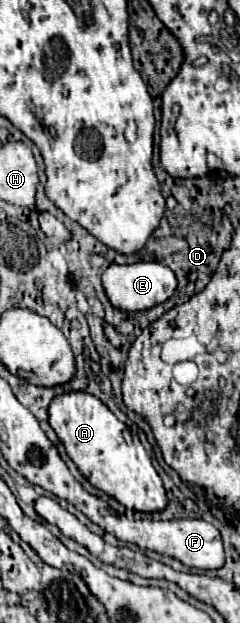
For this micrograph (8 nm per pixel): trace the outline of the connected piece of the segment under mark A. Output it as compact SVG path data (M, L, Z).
M66 392L54 396L48 414L48 422L64 444L70 460L92 486L116 498L130 510L156 512L166 508L166 490L148 452L142 444L134 444L128 426L122 424L104 402L86 392Z

